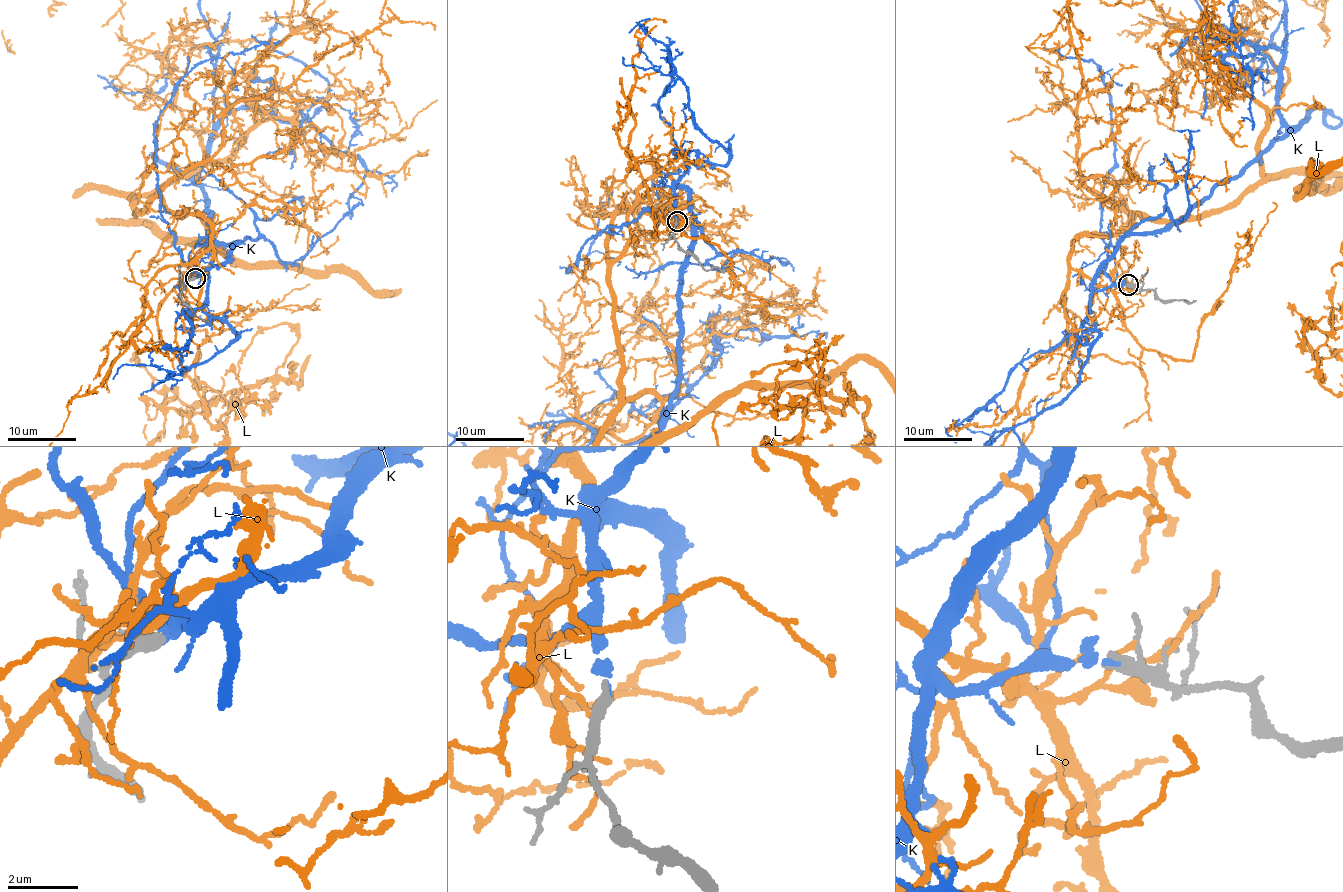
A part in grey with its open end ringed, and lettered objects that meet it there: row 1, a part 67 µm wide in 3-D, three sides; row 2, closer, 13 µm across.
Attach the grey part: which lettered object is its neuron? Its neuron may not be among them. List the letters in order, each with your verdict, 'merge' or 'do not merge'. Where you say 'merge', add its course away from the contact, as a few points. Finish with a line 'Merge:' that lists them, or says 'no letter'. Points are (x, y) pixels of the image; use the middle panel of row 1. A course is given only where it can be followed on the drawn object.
K: merge
L: do not merge
Merge: K

